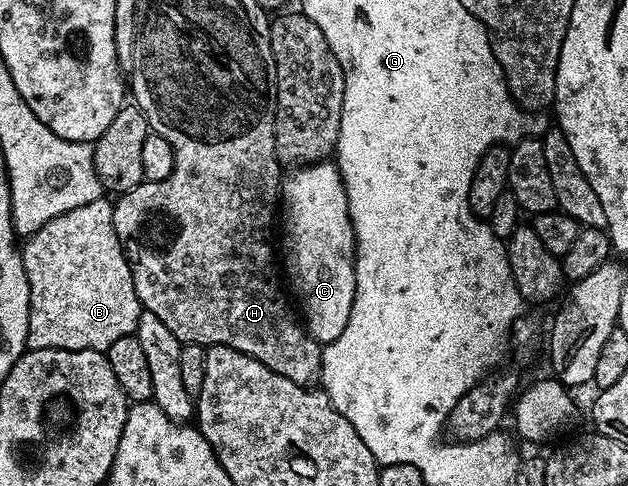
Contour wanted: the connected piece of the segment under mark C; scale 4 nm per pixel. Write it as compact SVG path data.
M334 162L296 166L290 173L281 183L285 207L287 203L287 212L281 215L281 267L286 282L289 287L291 282L299 298L298 310L307 331L319 344L326 345L341 337L353 309L355 230L349 217L343 178Z

